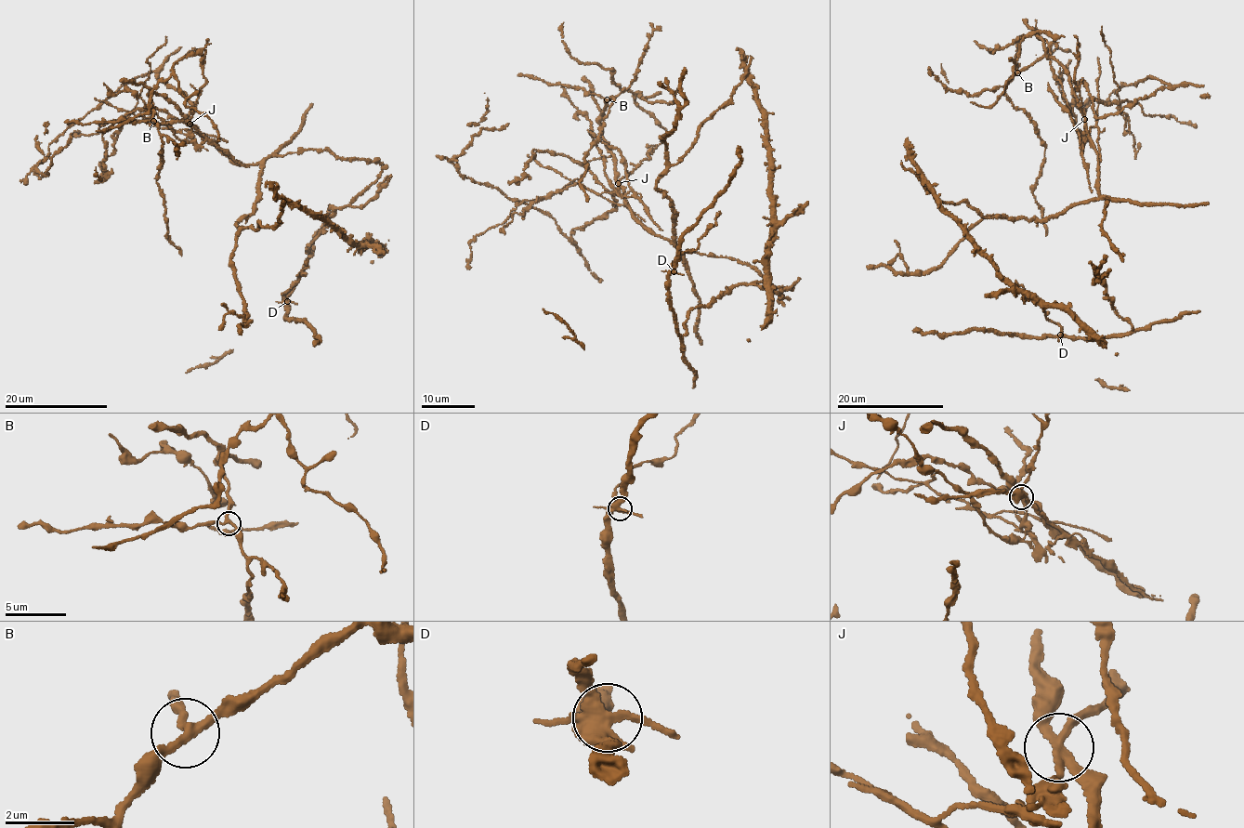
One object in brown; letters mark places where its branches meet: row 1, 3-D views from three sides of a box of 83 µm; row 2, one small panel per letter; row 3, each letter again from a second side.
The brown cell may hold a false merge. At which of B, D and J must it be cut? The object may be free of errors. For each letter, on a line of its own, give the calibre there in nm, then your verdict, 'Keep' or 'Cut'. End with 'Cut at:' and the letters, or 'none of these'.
B: Thickness 240 nm. Keep
D: Thickness 360 nm. Keep
J: Thickness 240 nm. Cut
Cut at: J

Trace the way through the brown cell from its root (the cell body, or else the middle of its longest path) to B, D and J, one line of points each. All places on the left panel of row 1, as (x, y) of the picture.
B: (236, 160), (201, 134), (176, 104), (151, 93), (149, 97), (153, 106), (153, 121)
D: (236, 160), (255, 164), (308, 149), (381, 167), (307, 246), (312, 255), (287, 301)
J: (236, 160), (189, 123)

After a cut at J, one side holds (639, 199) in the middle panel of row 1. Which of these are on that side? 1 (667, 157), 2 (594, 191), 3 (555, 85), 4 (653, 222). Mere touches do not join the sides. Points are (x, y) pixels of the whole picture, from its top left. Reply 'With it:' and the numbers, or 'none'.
With it: 2, 4

